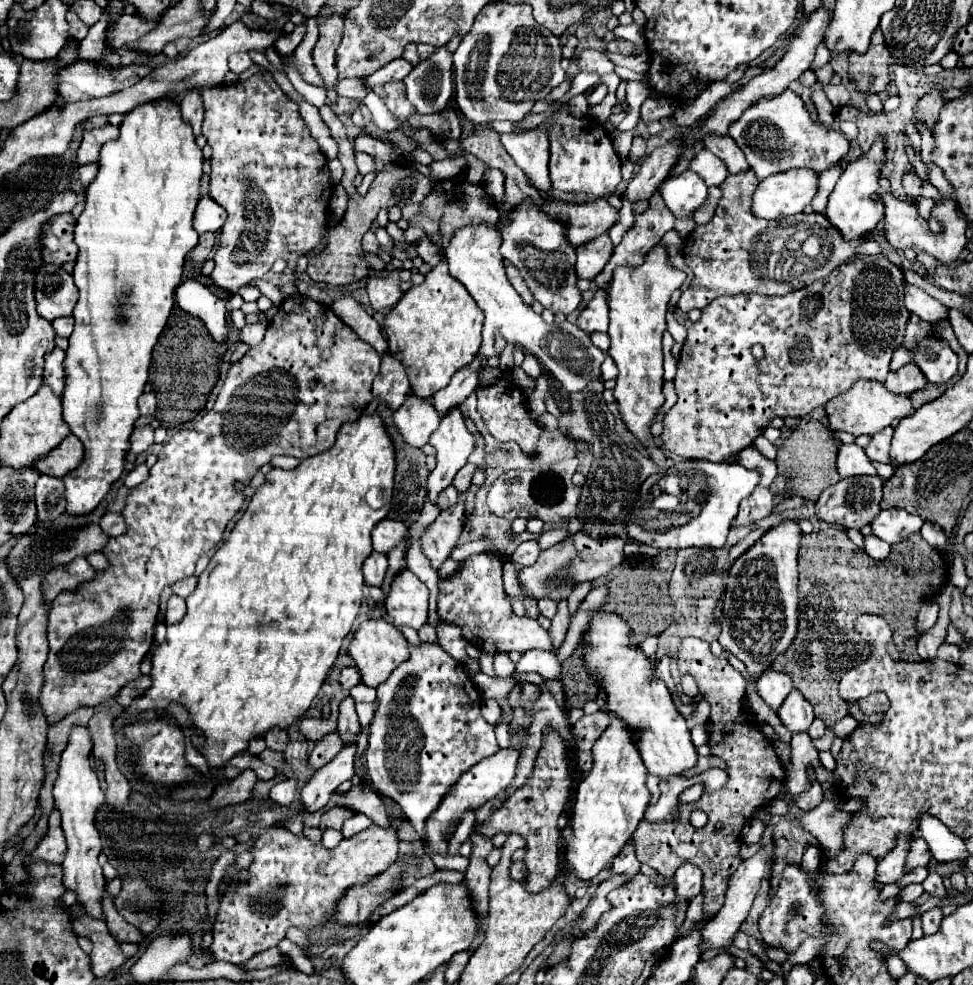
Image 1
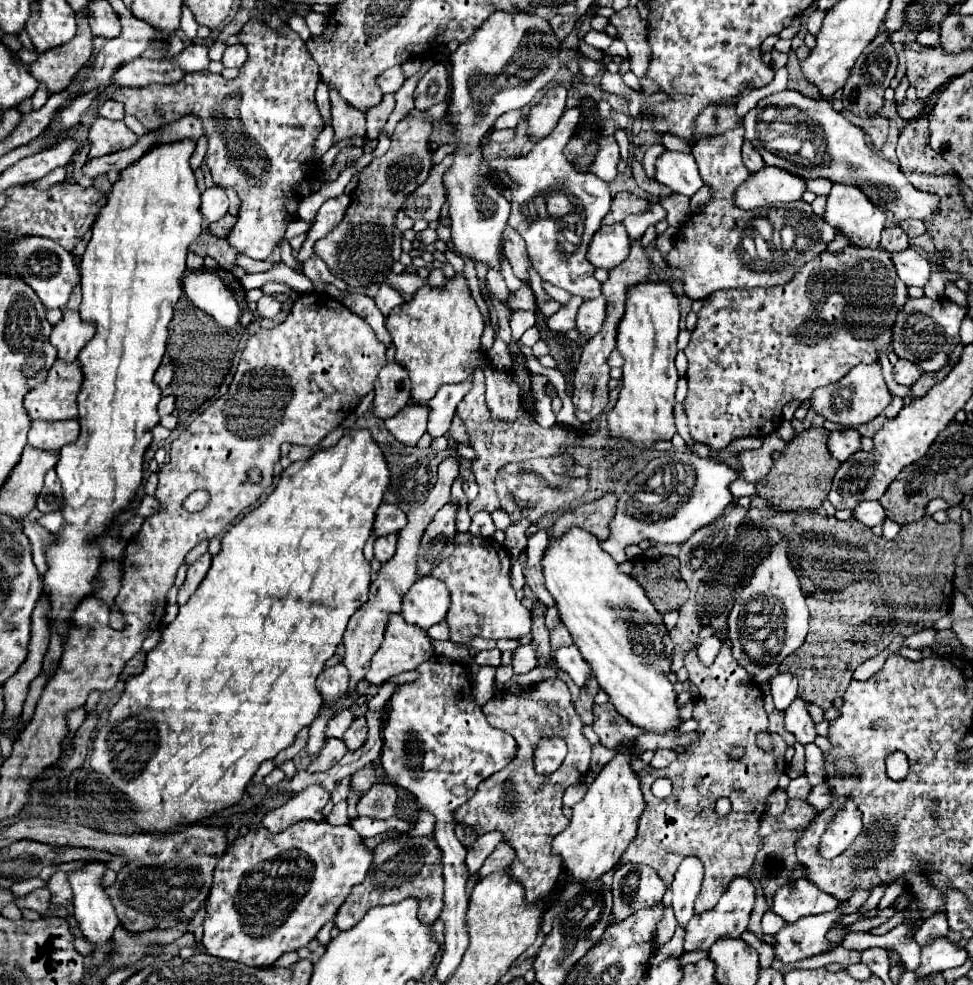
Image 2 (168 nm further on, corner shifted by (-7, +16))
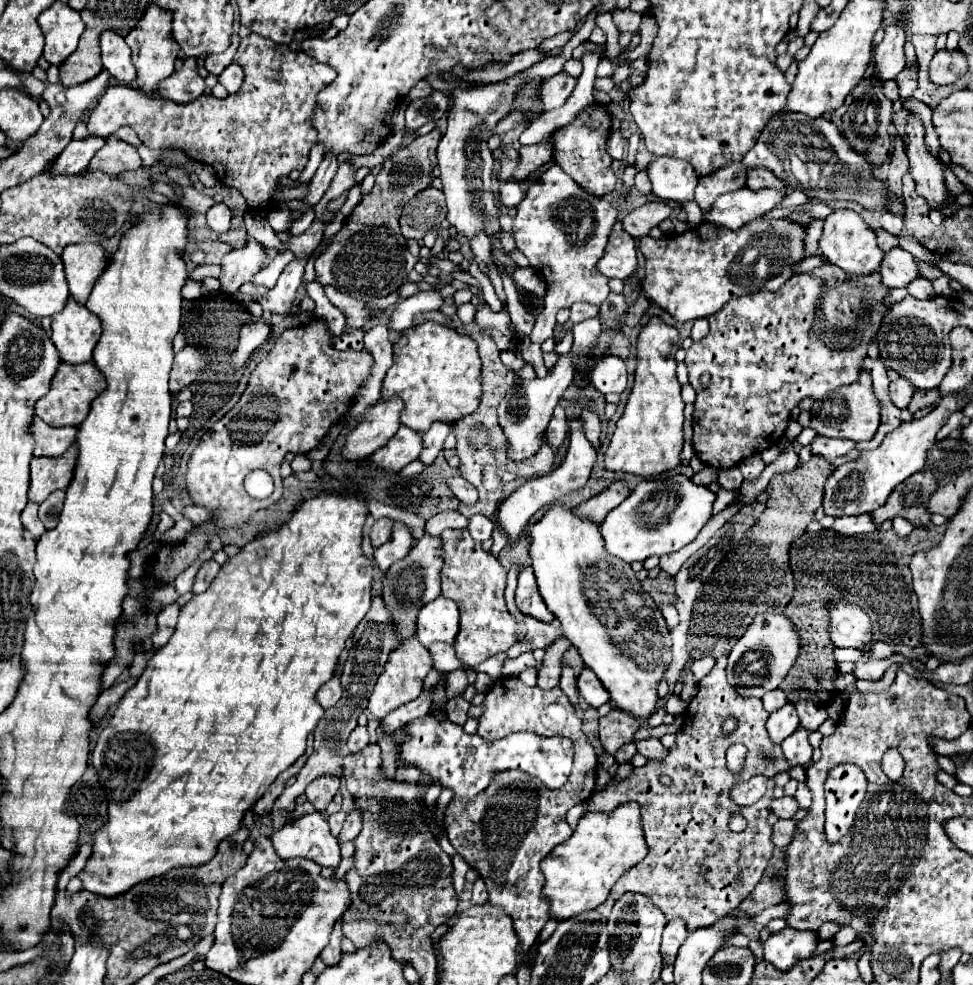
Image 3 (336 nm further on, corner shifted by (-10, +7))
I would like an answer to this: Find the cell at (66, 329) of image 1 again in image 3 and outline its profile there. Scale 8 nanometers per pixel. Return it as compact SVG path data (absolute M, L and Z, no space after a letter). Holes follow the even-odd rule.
M100 243L68 245L68 249L64 249L60 257L66 267L66 281L70 285L70 295L84 305L108 257Z

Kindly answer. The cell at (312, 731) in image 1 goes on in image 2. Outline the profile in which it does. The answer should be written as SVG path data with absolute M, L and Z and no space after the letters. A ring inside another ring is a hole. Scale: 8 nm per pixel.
M343 708L341 712L337 712L337 716L333 720L329 720L329 728L327 728L327 736L329 738L343 738L345 730L351 726L351 722L355 720L353 712L349 708Z

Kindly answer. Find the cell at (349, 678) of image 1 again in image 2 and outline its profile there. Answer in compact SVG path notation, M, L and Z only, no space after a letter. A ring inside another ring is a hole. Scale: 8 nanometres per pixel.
M343 664L327 668L317 680L319 694L323 696L325 702L333 702L333 700L341 698L345 694L347 686L349 686L349 676L347 676L347 668Z

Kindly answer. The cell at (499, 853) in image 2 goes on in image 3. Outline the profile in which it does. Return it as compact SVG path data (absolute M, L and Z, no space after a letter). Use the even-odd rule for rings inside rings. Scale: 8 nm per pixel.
M478 877L476 883L474 883L474 889L472 889L472 903L484 903L488 897L488 891L486 891L486 885L484 885L484 879Z

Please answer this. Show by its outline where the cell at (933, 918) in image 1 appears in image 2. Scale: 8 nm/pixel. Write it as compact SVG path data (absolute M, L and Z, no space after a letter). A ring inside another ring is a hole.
M933 916L933 920L925 920L921 924L921 928L915 934L917 944L923 948L927 944L931 944L935 938L943 938L947 936L947 916Z

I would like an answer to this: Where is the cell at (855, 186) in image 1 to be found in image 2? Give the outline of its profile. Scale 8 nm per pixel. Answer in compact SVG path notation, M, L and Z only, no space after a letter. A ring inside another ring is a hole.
M835 184L827 196L827 206L825 206L825 214L823 220L837 228L843 236L847 236L851 246L859 246L859 248L877 248L879 240L881 240L881 230L885 226L885 212L879 210L875 204L869 204L869 198L865 198L865 194L853 186L841 186Z

